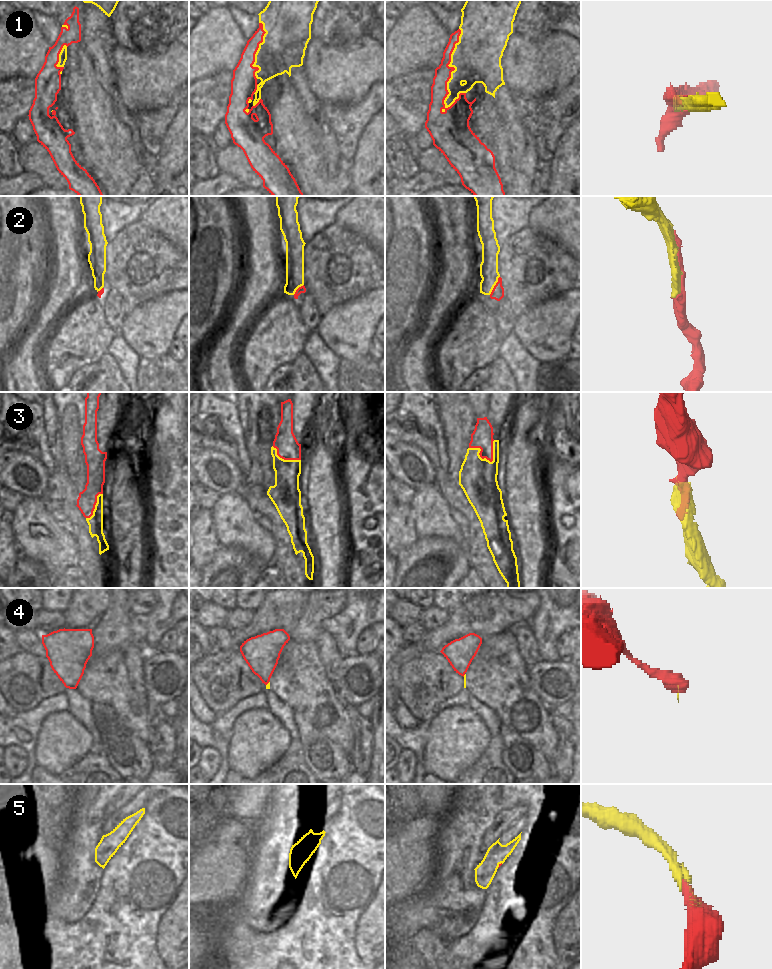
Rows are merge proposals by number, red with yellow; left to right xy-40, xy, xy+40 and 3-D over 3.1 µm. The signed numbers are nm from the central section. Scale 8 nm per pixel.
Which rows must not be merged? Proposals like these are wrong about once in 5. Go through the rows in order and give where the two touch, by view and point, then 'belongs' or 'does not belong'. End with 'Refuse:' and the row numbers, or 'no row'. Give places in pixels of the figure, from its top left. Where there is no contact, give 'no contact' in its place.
1: xy+40 (454, 69) | belongs
2: xy+40 (495, 285) | belongs
3: xy+40 (479, 454) | belongs
4: xy (267, 683) | does not belong
5: xy+40 (499, 865) | belongs
Refuse: 4

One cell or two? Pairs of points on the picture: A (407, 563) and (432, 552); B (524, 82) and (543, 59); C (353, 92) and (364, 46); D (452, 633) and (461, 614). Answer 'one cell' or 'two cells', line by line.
A: one cell
B: one cell
C: one cell
D: one cell

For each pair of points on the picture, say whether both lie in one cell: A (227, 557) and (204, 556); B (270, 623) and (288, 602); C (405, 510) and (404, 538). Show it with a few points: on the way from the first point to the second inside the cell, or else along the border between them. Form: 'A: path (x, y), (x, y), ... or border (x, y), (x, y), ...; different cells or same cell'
A: border (219, 546), (211, 560), (201, 570); different cells
B: path (274, 618), (283, 607); same cell
C: path (404, 517), (404, 531); same cell

